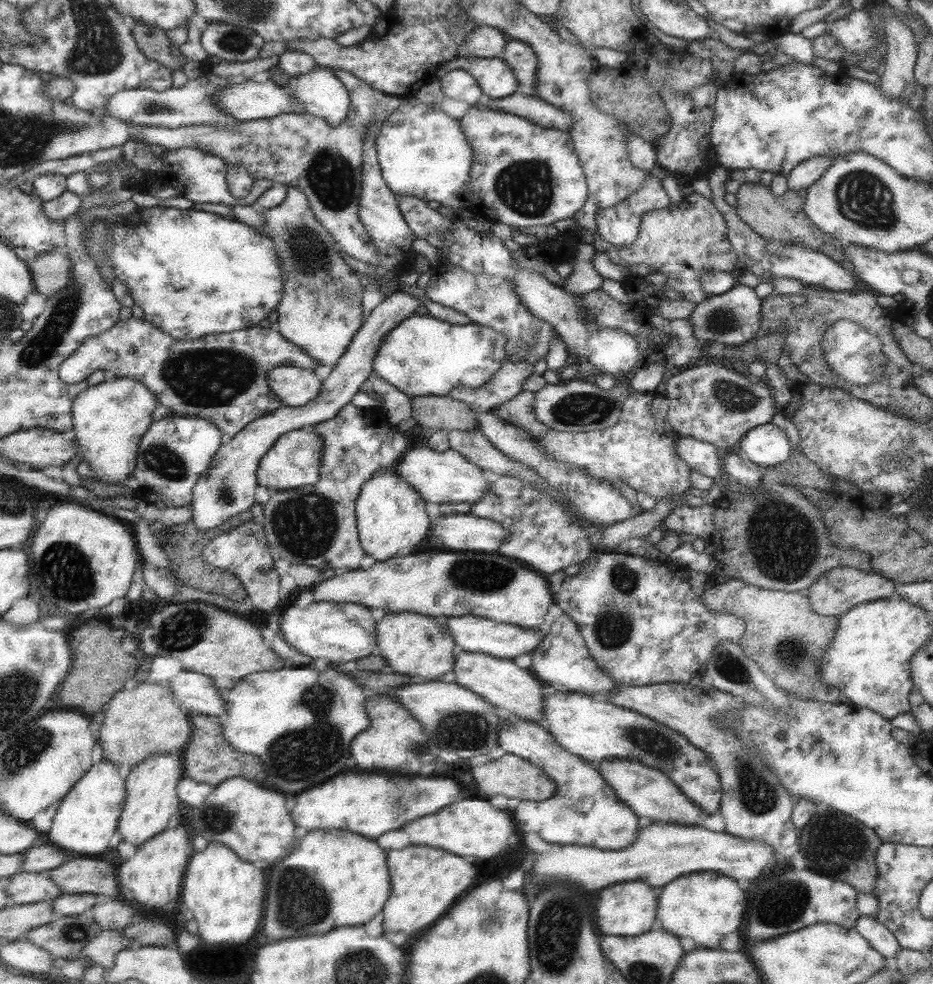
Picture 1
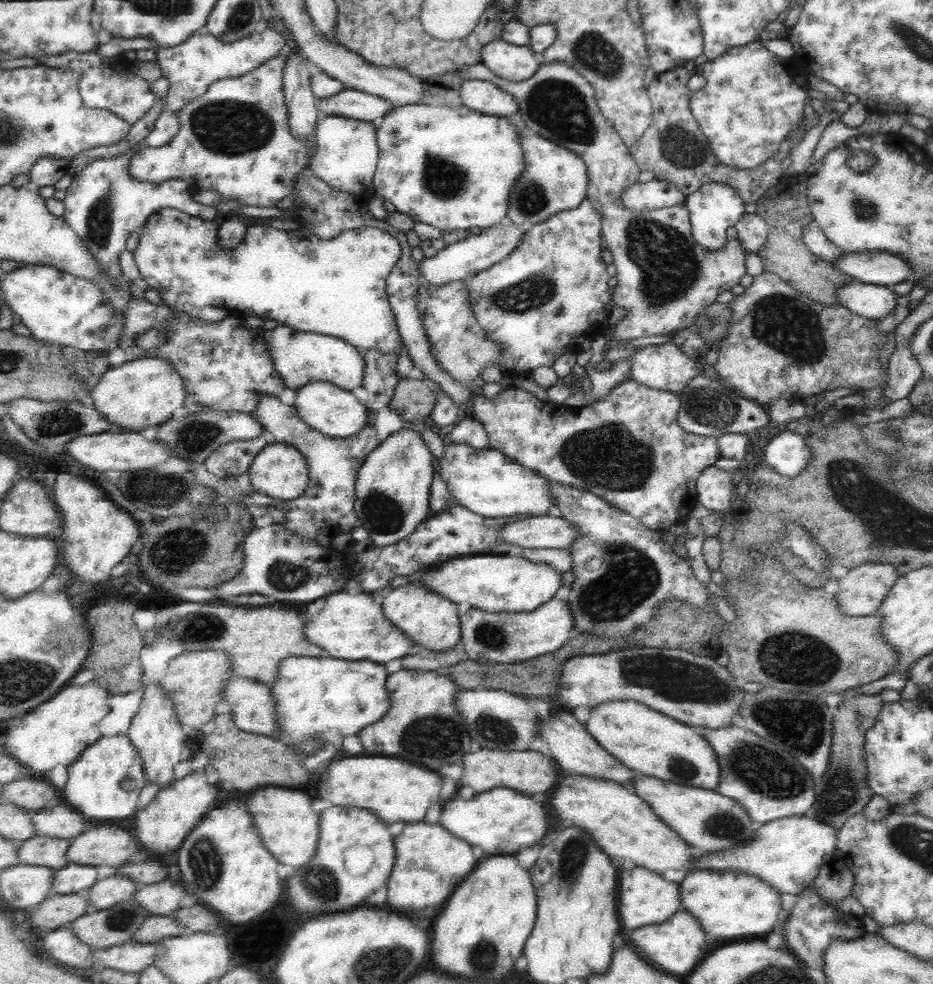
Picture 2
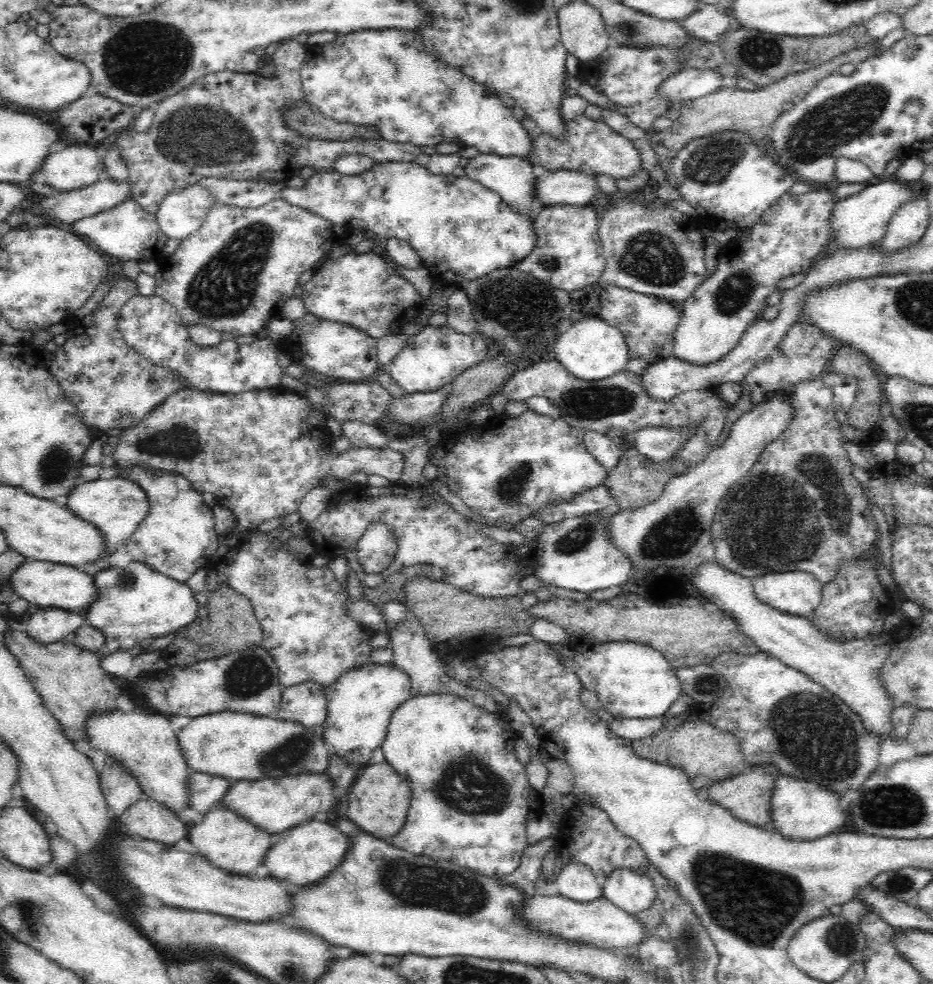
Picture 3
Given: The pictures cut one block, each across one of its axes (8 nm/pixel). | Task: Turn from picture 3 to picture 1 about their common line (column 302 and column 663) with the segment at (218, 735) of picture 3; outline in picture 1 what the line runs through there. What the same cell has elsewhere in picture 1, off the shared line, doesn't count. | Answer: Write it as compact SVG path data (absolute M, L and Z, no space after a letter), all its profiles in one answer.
M545 692L543 718L555 744L565 752L577 756L581 762L601 764L605 760L627 760L649 766L669 778L697 810L711 816L719 812L721 782L713 766L707 764L703 750L693 748L685 738L637 712L611 704L609 700L575 694L575 692Z

